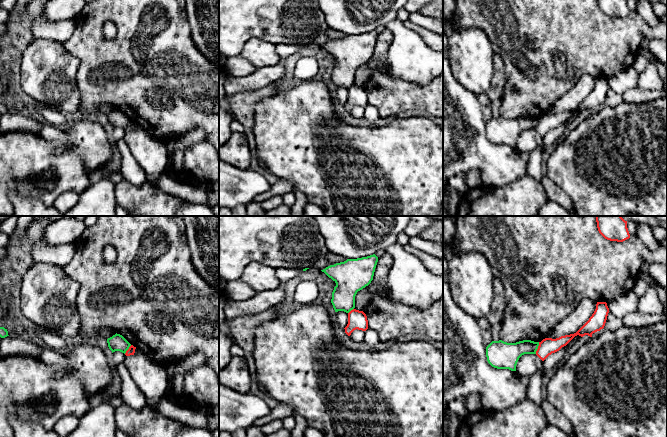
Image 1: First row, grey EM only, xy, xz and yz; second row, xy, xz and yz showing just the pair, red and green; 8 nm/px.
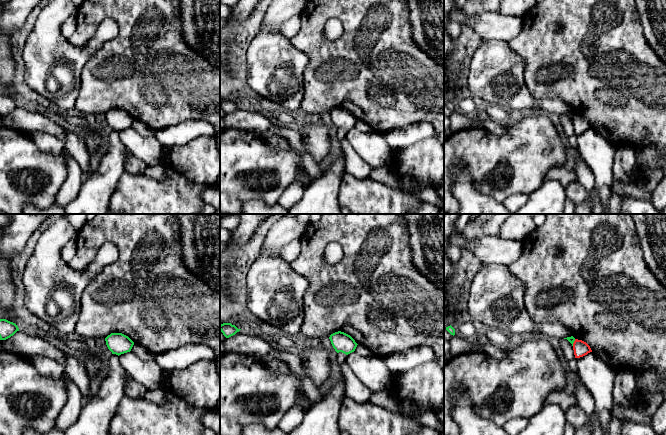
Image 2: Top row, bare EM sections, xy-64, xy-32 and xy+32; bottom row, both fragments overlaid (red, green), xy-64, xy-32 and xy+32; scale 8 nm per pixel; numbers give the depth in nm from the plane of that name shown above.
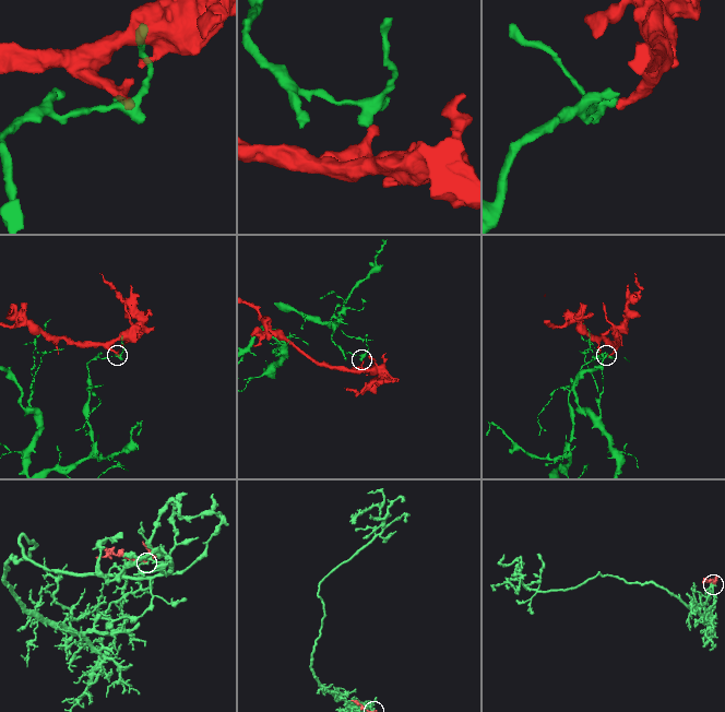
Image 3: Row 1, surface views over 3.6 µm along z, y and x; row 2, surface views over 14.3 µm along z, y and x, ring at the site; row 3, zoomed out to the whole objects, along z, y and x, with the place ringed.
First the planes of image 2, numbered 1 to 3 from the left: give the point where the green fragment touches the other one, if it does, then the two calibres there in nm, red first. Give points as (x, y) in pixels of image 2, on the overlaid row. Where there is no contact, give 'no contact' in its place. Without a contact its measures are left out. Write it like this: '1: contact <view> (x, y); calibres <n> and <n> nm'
1: no contact
2: no contact
3: contact xy+32 (574, 342); calibres 120 and 50 nm

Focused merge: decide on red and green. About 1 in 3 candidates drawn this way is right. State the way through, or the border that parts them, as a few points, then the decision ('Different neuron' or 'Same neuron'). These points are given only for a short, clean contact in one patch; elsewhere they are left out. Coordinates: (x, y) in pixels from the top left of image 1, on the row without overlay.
Boundary: yz (539, 118), (535, 129). Different neuron

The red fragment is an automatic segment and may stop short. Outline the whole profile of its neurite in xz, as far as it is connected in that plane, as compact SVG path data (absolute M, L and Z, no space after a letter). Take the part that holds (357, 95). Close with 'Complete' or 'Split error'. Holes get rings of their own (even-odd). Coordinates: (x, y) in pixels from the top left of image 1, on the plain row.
M356 85L351 86L348 89L348 100L344 105L348 112L350 112L351 109L356 105L366 107L368 105L368 96L366 90L363 87Z. Complete

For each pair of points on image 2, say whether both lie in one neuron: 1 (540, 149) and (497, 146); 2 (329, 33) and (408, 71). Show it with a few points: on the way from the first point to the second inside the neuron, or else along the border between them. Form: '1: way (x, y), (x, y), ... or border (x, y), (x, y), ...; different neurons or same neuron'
1: way (529, 149), (508, 149); same neuron
2: border (336, 17), (324, 26), (328, 40); different neurons

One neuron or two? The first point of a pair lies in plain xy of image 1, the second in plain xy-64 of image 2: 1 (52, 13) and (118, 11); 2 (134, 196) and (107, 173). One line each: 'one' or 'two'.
1: two
2: two

